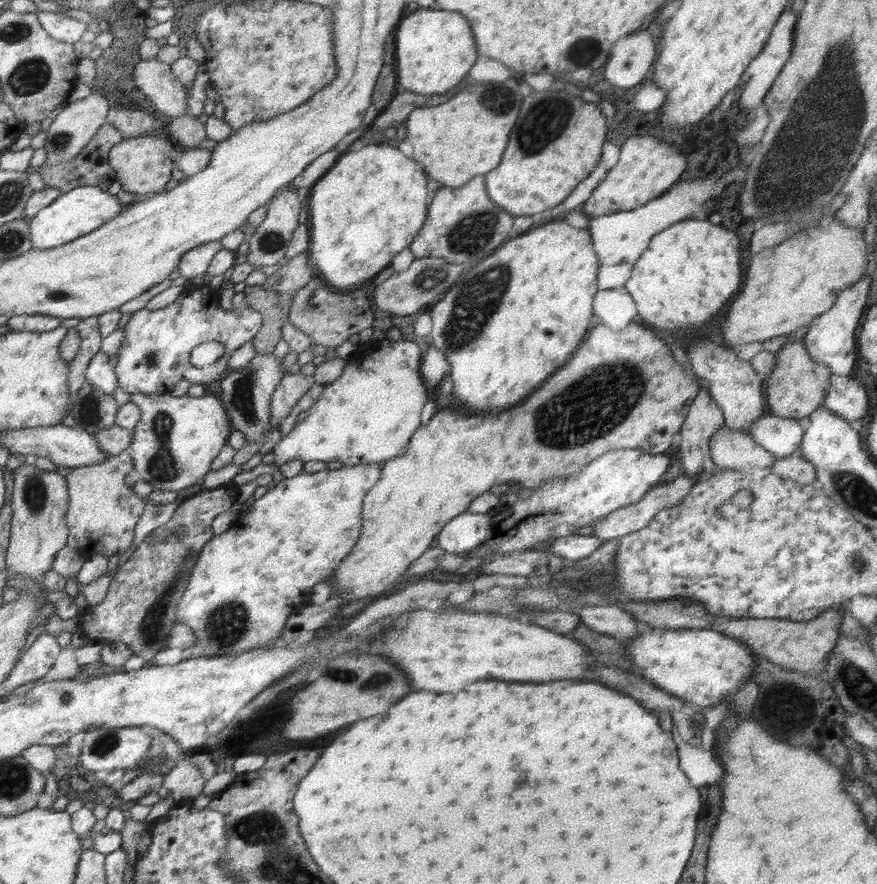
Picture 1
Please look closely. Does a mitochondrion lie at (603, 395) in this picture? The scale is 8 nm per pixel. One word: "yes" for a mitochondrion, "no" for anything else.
yes

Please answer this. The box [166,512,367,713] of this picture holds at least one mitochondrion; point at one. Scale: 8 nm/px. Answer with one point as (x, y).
(229, 623)

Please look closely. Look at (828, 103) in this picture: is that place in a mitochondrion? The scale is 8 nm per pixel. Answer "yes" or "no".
yes

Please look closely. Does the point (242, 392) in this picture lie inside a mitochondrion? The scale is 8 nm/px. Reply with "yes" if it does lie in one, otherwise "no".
yes

